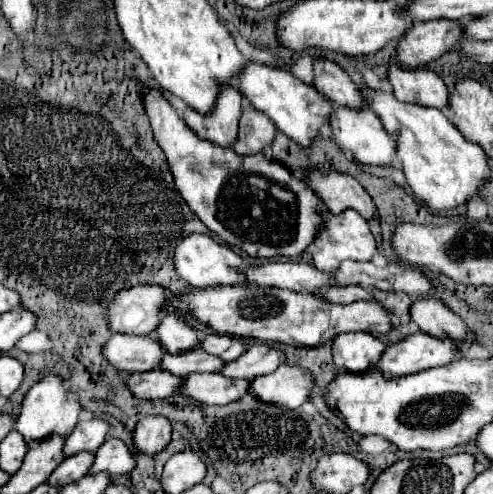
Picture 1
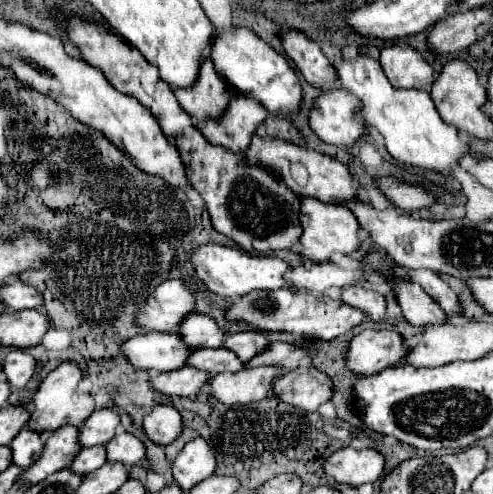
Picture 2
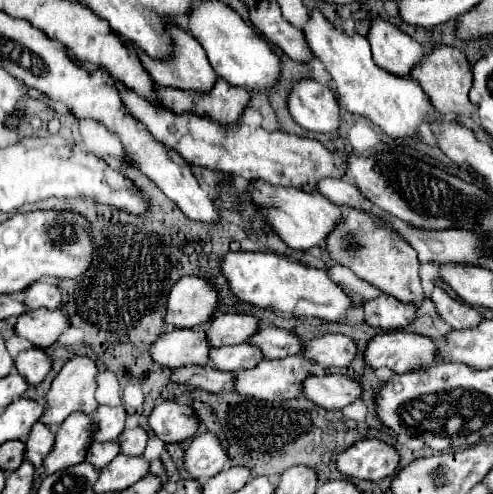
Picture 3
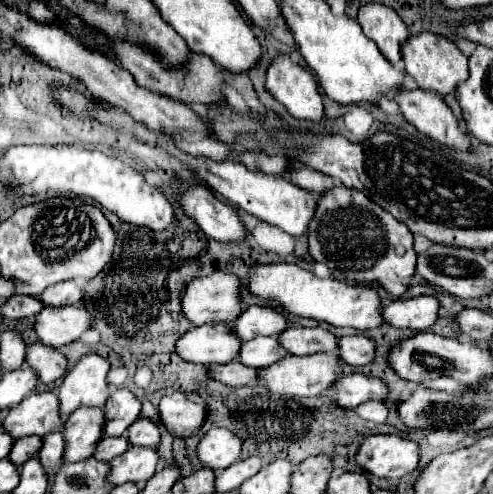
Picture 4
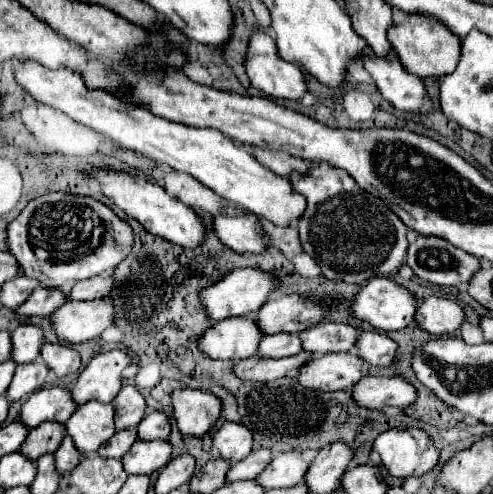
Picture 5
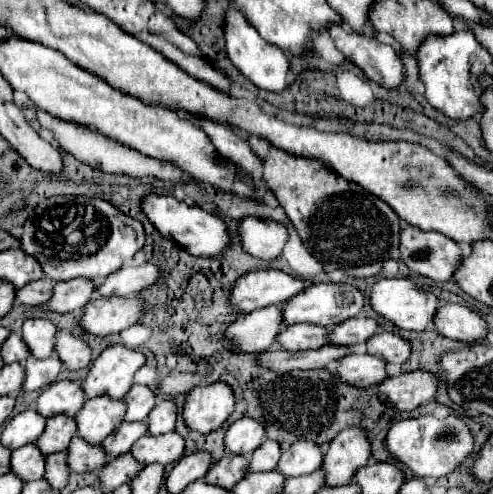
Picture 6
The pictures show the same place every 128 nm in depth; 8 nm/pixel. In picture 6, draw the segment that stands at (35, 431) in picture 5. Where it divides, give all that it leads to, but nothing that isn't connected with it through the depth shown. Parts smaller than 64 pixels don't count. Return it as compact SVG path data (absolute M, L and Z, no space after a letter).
M52 416L46 420L46 430L44 436L38 440L38 448L44 454L52 452L62 452L68 448L72 436L76 434L76 420L72 416Z

